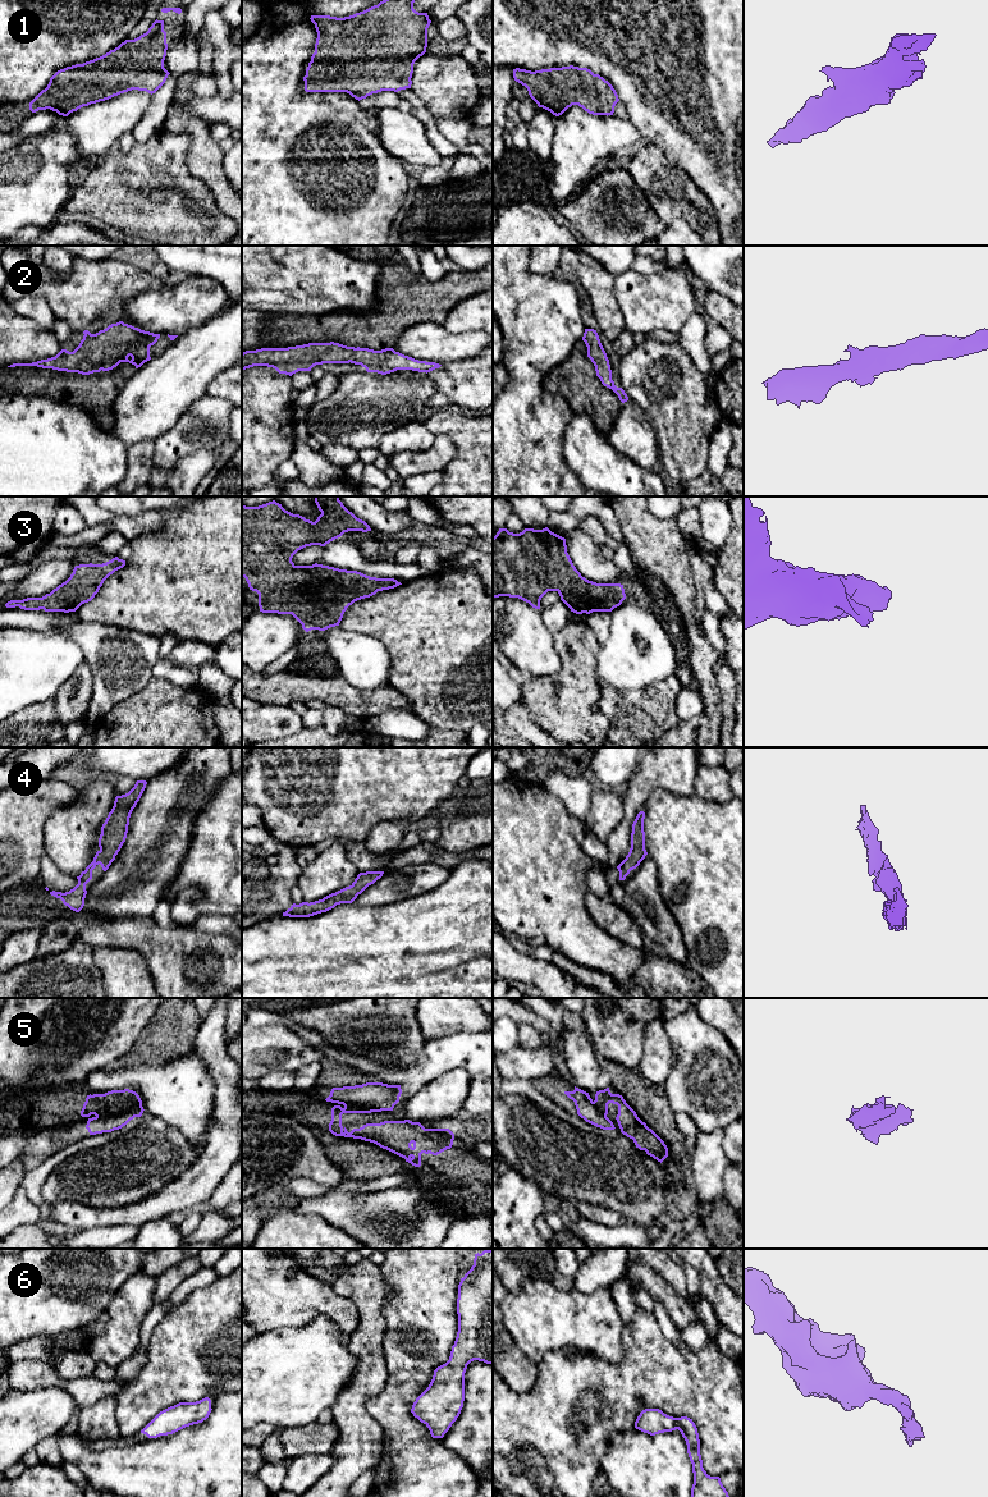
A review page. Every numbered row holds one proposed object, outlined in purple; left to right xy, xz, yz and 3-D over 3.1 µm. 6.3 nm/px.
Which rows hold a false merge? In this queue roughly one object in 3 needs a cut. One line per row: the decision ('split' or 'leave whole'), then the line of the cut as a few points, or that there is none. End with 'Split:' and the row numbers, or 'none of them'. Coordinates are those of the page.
1: leave whole | no cut
2: leave whole | no cut
3: leave whole | no cut
4: leave whole | no cut
5: split | xy (141, 1106), (135, 1106), (117, 1113), (96, 1116)
6: leave whole | no cut
Split: 5

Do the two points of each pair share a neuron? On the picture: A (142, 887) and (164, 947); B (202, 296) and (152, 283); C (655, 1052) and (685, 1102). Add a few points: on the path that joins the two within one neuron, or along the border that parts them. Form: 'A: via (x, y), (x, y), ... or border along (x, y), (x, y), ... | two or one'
A: border along (150, 915), (120, 919) | two
B: border along (165, 285), (158, 289), (142, 291), (137, 296) | two
C: border along (671, 1043), (671, 1070), (662, 1084) | two

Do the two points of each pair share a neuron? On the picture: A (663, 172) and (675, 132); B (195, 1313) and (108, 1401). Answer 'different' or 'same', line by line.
A: different
B: different

